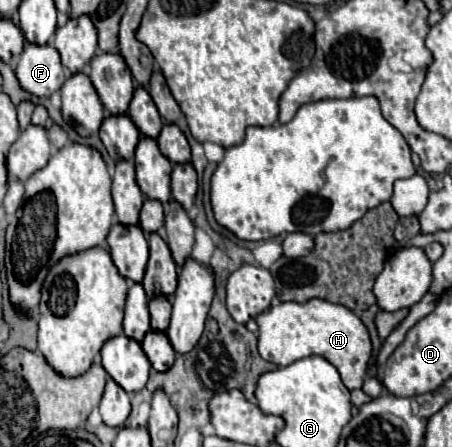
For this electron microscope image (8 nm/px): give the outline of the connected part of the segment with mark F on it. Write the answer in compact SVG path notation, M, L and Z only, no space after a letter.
M26 43L24 53L20 55L20 63L16 67L16 77L24 91L48 99L64 85L66 71L54 47L38 47Z

